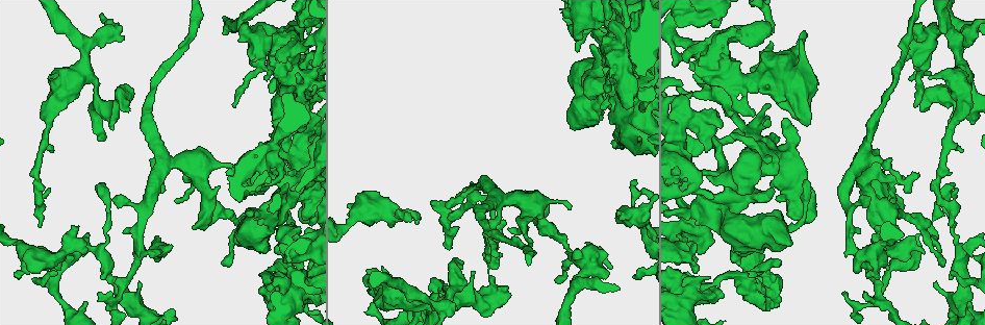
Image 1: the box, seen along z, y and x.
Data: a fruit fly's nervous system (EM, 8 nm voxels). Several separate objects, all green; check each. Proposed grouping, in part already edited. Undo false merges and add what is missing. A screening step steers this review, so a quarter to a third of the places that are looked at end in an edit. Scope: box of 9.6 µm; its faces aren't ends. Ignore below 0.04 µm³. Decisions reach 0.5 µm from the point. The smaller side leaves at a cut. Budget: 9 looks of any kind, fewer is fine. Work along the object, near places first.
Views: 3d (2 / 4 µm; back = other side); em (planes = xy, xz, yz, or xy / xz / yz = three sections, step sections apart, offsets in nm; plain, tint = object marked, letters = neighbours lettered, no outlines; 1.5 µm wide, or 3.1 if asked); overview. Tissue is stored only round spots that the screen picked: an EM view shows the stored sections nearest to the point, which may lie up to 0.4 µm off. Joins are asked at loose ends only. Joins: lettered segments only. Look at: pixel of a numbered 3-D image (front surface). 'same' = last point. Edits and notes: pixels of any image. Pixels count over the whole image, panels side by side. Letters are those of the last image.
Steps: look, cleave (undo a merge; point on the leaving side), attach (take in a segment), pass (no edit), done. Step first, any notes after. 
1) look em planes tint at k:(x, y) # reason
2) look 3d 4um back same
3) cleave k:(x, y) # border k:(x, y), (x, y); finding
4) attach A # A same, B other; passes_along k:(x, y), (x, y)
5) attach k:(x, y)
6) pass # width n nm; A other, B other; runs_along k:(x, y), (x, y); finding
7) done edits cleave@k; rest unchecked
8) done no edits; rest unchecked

look em xz step 8 tint at 1:(887, 269) # an open end

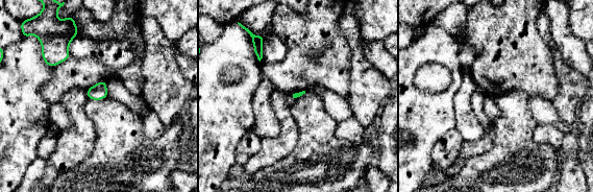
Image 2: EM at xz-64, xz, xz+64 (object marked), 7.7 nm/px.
look em xz step 8 letters same # see the neighbours

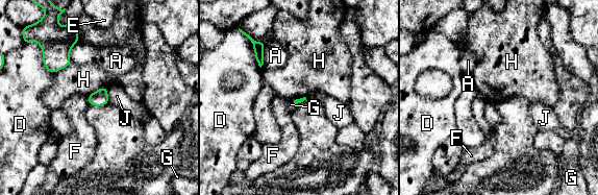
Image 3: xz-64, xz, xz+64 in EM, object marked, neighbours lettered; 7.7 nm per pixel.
pass # A other, D other, E other, F other, G other, H other, J other; border 3:(107, 87), (101, 87), (86, 96); no lettered segment goes on from it

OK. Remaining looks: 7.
look 3d 4um at 1:(743, 285) # four-way junction

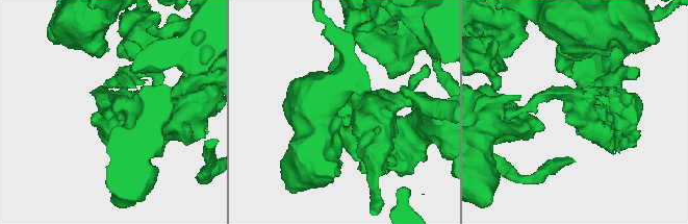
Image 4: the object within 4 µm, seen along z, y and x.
look em yz step 4 tint at 4:(573, 107) # now the EM

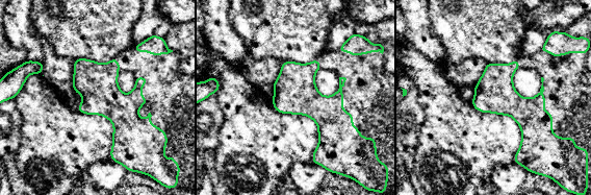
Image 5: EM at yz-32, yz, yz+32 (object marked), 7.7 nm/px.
look em planes letters same # another direction

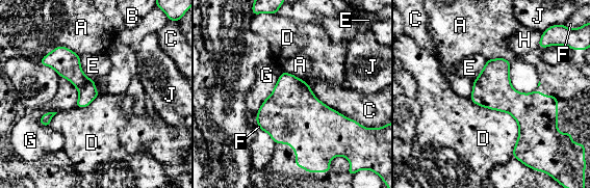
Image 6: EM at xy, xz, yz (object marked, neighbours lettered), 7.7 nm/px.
pass # longest_contact D 550 nm; A other, B other, C other, D other, E other, F other, G other, H other, J other; border 6:(469, 97), (515, 119), (512, 156); continuous, no second cell

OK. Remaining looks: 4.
look em planes letters at 1:(842, 292) # free end

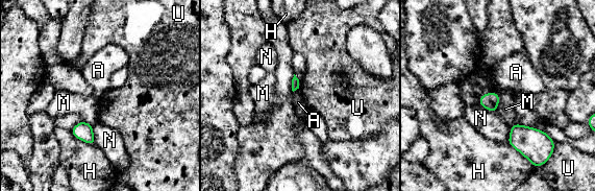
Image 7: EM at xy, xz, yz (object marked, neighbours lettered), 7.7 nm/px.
pass # A other, H other, M other, N other, U other; border 7:(531, 126), (543, 132); no lettered segment goes on from it

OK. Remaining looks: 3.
look em planes letters at 1:(633, 278) # thin end

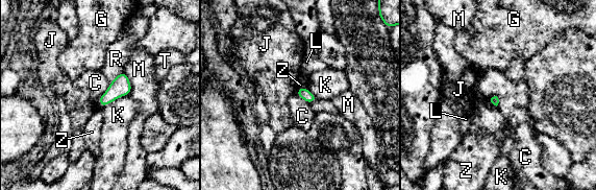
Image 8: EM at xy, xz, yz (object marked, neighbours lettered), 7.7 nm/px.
pass # C other, G other, J other, K other, L other, M other, R other, T other, Z other; border 8:(109, 82), (99, 99), (101, 107); no lettered segment goes on from it

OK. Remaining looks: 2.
done no edits; rest unchecked

